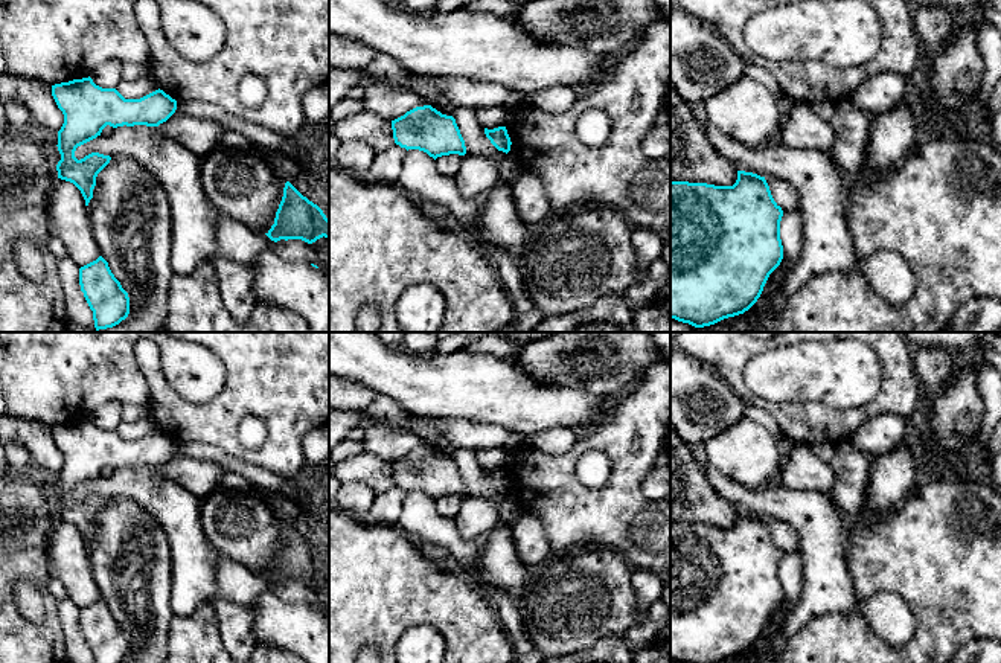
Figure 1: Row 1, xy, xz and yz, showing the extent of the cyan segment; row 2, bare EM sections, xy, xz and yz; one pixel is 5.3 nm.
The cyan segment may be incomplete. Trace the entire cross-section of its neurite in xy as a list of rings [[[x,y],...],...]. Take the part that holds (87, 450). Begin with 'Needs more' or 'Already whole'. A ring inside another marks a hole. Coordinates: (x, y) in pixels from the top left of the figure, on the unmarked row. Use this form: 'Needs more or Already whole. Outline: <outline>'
Already whole. Outline: [[[90,418],[52,427],[52,437],[64,456],[56,486],[61,495],[58,520],[73,524],[85,547],[93,540],[98,515],[111,498],[91,494],[78,501],[76,489],[101,477],[107,466],[158,468],[177,451],[177,442],[160,430],[140,440],[125,440],[116,430],[96,427]]]

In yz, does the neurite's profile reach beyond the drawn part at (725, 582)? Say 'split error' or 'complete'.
complete

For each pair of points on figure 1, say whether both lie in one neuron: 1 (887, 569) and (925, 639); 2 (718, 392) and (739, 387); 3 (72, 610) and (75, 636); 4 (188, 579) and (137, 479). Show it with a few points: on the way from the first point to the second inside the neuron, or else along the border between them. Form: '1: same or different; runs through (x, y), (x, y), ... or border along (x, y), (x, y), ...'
1: same; runs through (905, 586), (925, 605), (925, 621)
2: different; border along (706, 366), (719, 375), (747, 404)
3: same; runs through (72, 616), (72, 630)
4: same; runs through (188, 555), (183, 526), (162, 503)

